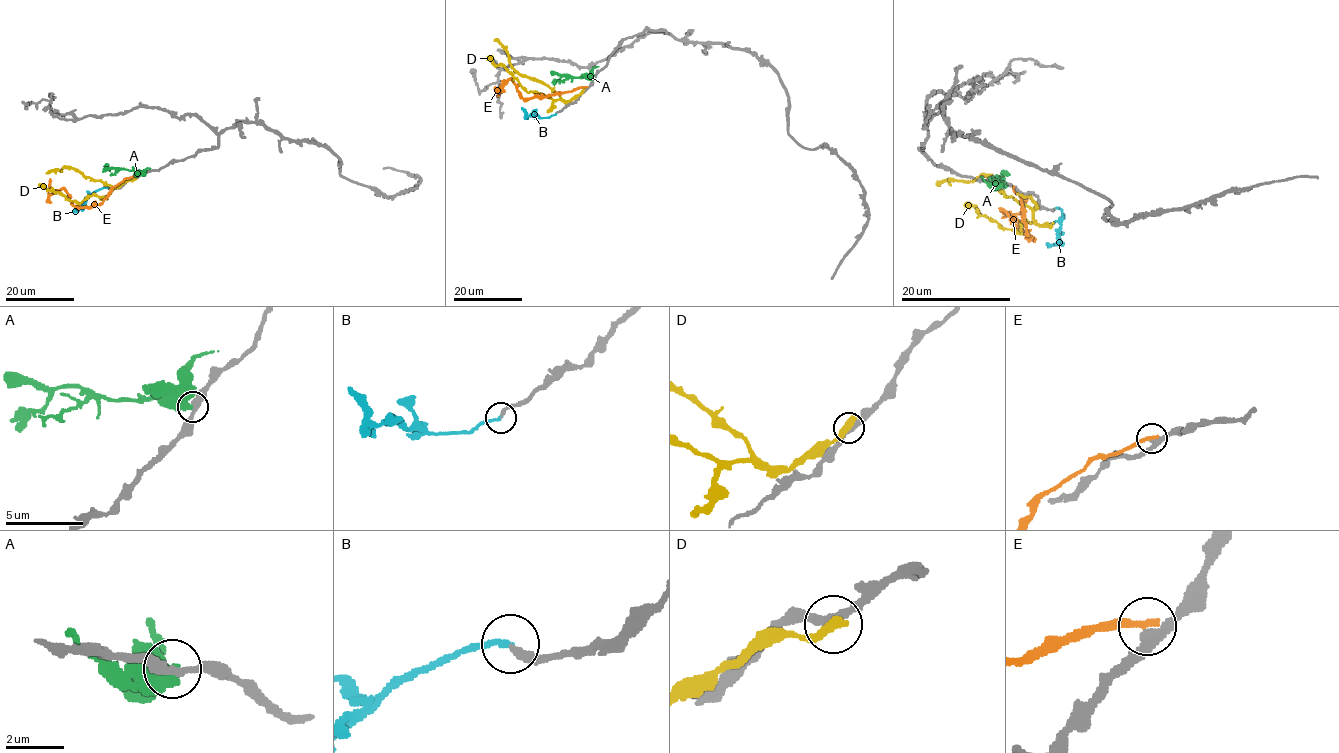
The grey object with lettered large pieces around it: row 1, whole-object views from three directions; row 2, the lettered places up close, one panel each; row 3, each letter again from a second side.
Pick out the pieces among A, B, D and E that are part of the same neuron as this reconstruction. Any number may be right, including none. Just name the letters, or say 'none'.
B

